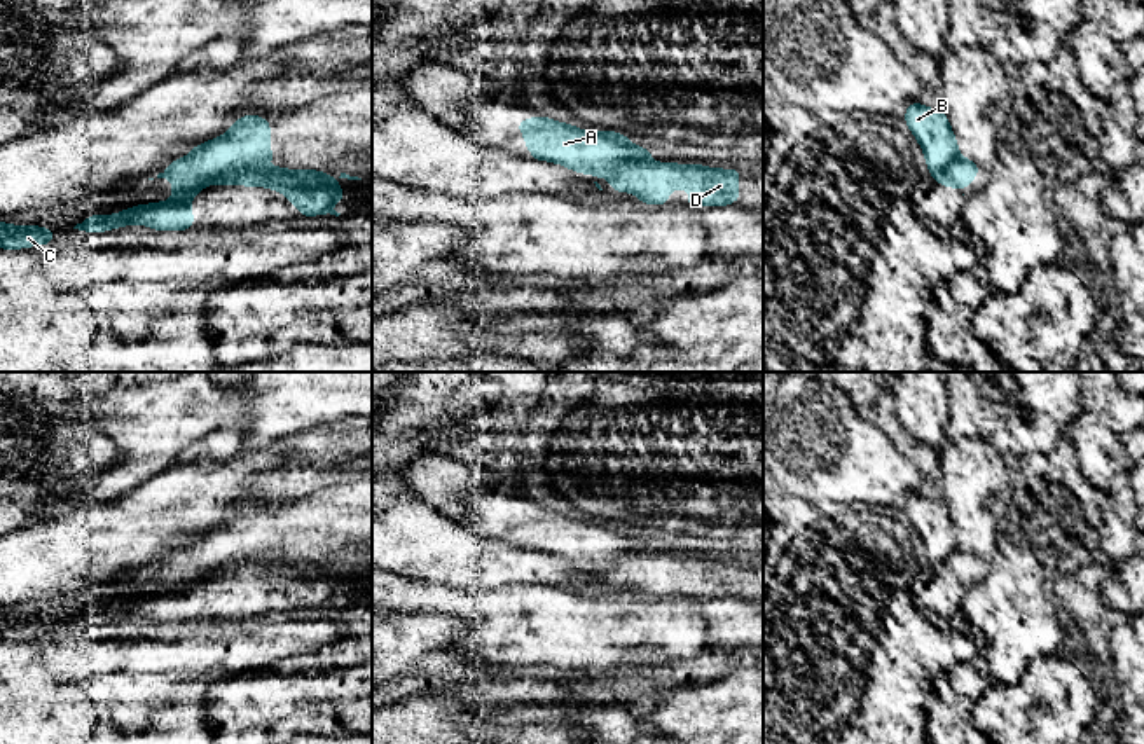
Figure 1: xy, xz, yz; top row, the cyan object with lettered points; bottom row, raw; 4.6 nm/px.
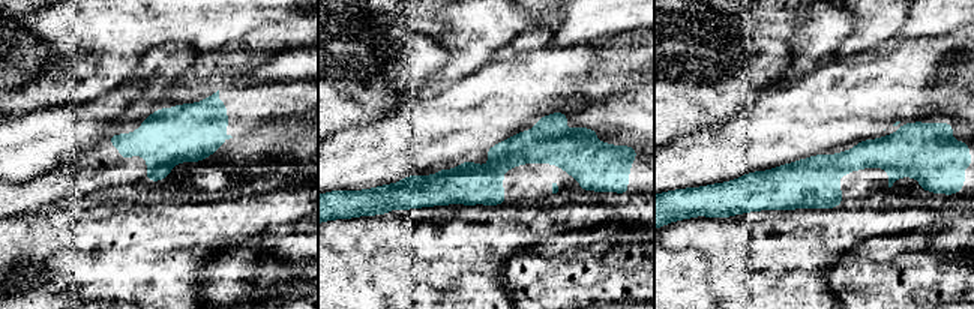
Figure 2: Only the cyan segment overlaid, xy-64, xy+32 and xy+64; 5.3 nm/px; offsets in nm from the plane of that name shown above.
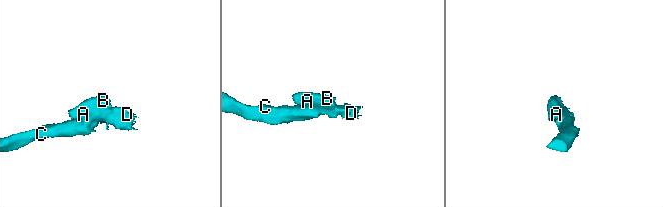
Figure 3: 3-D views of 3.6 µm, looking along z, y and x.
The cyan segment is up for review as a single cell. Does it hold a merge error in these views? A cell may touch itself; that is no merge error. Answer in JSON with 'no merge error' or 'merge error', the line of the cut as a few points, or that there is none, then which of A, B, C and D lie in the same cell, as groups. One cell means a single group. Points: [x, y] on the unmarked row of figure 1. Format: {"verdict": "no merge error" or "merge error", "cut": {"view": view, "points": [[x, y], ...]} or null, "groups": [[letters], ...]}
{"verdict": "merge error", "cut": {"view": "xy", "points": [[261, 556], [229, 561], [208, 575]]}, "groups": [["A", "B"], ["C", "D"]]}

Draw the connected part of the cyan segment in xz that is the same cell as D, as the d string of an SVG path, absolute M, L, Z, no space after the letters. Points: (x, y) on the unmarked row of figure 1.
M634 554L615 559L606 569L615 583L636 585L646 596L667 596L672 580L688 580L686 599L734 596L741 582L737 561L706 559L702 555Z

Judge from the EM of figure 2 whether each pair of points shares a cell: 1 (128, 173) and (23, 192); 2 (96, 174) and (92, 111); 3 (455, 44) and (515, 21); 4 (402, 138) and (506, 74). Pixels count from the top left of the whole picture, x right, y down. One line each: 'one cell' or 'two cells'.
1: one cell
2: two cells
3: one cell
4: one cell

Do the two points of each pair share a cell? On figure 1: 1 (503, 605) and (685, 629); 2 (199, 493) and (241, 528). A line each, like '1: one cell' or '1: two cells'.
1: one cell
2: two cells

